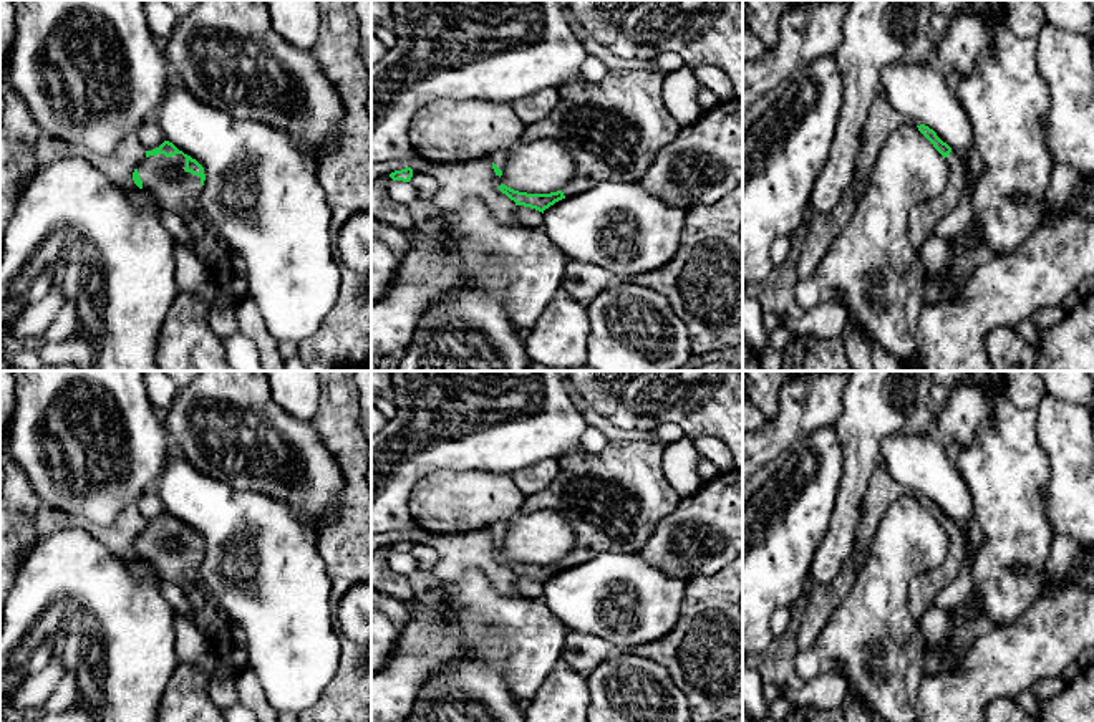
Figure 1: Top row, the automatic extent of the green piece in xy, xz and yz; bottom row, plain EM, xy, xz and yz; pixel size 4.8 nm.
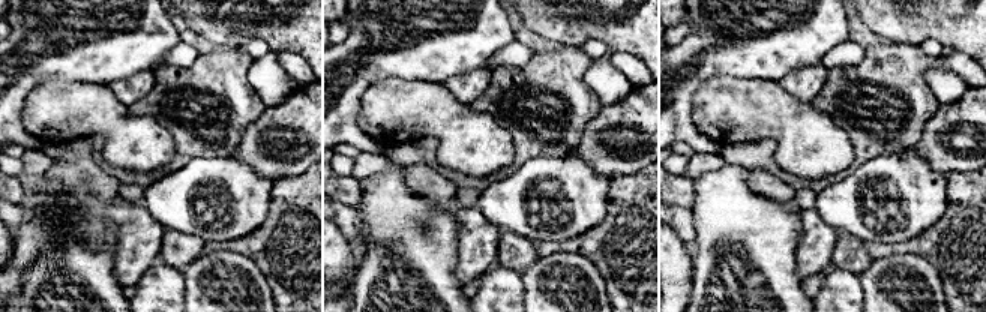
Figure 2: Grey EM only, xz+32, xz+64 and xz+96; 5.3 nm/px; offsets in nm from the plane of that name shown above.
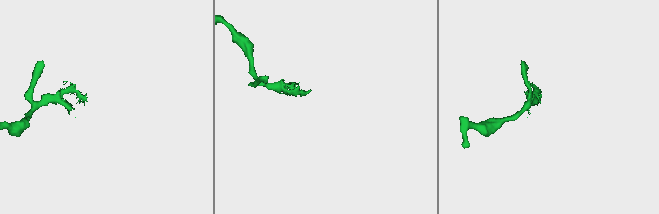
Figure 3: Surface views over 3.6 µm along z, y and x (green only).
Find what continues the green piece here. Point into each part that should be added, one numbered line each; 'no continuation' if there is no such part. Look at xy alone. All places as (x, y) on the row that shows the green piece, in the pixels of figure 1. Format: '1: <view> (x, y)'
1: xy (181, 192)

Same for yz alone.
1: yz (924, 217)

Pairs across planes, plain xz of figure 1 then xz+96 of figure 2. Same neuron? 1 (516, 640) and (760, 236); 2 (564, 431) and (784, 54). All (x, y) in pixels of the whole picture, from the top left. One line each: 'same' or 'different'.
1: different
2: same

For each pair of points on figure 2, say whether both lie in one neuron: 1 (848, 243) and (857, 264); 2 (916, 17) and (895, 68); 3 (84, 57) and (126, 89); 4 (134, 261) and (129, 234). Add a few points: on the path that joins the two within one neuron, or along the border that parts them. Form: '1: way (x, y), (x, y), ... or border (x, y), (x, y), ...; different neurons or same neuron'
1: way (848, 248), (856, 260); same neuron
2: border (892, 42), (919, 45); different neurons
3: border (149, 69), (113, 80), (108, 84); different neurons
4: way (134, 255), (134, 240); same neuron

